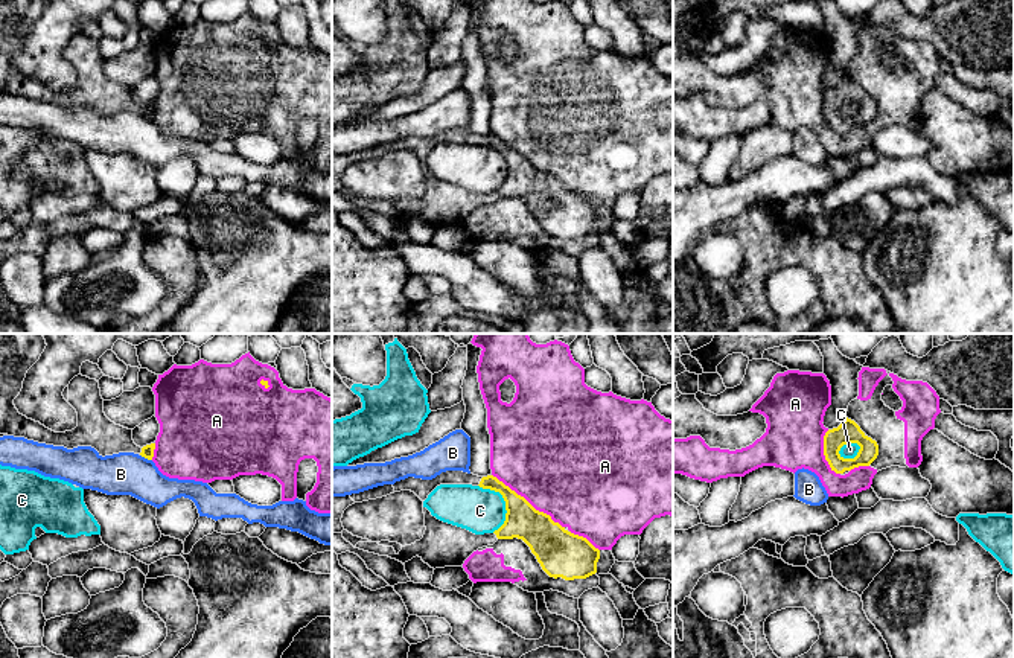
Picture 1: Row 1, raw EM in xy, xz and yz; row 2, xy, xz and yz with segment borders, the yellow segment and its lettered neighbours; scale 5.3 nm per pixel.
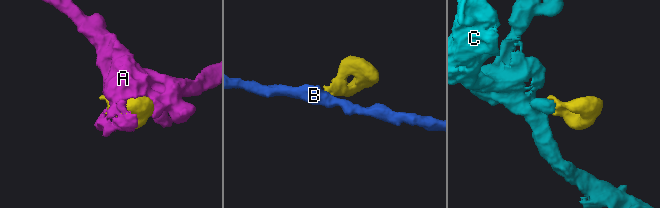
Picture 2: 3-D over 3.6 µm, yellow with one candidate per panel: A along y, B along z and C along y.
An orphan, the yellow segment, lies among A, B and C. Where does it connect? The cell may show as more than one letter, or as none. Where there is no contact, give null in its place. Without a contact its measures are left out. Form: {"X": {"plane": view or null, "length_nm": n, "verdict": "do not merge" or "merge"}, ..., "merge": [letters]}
{"A": {"plane": "xz", "length_nm": 480, "verdict": "do not merge"}, "B": {"plane": "xy", "length_nm": 70, "verdict": "do not merge"}, "C": {"plane": "xz", "length_nm": 260, "verdict": "do not merge"}, "merge": []}

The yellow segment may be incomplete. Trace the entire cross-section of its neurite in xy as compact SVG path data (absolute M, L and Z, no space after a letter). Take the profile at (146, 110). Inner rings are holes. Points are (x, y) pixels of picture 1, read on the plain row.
M0 0L0 93L67 108L91 105L102 116L134 111L152 119L155 102L137 105L132 88L116 84L105 75L96 38L78 34L69 43L67 61L78 72L78 85L72 90L55 91L18 72L14 58L23 47L27 29L40 18L46 5L46 0Z

